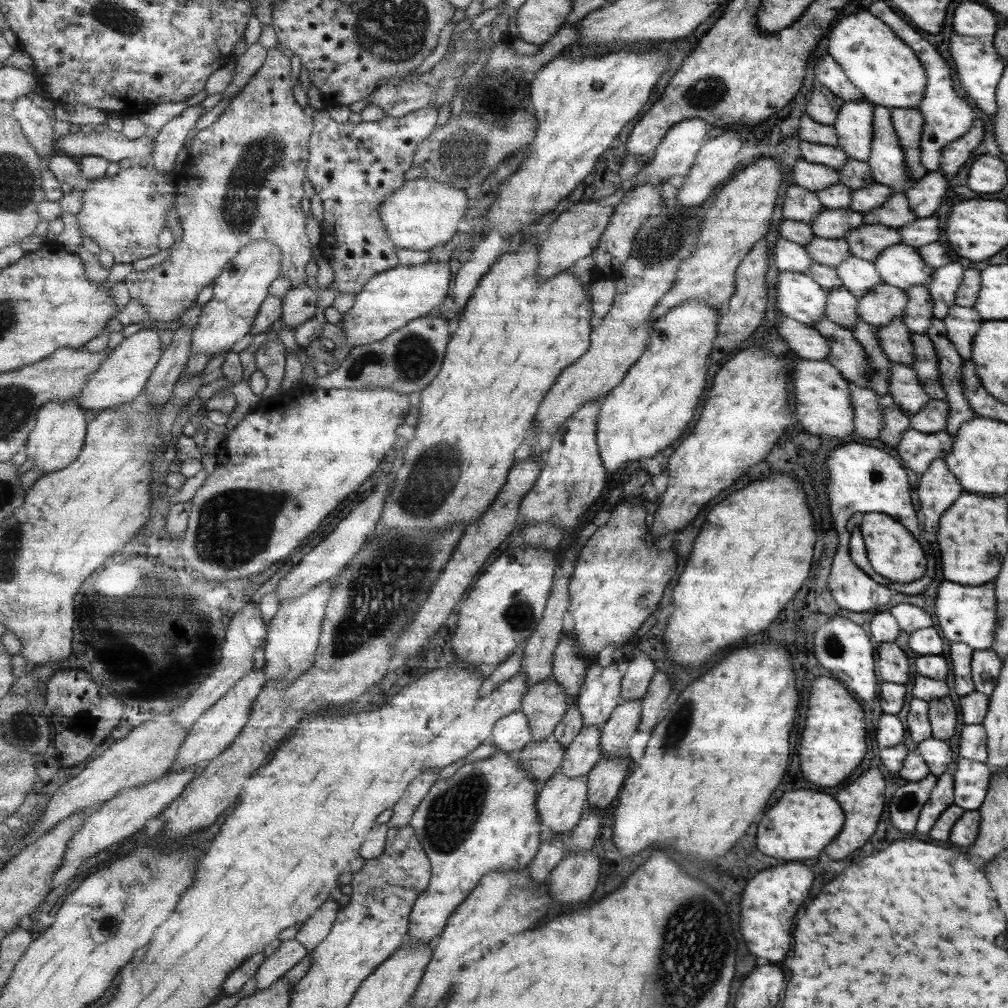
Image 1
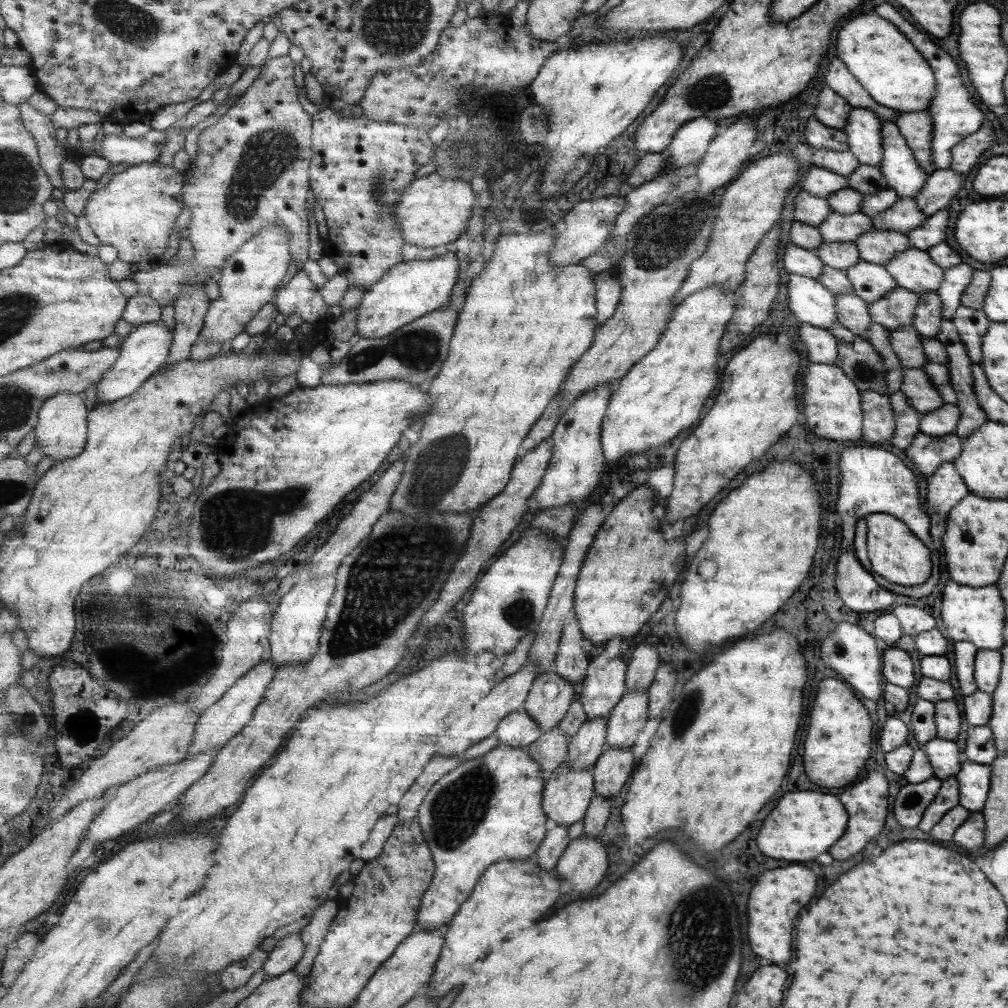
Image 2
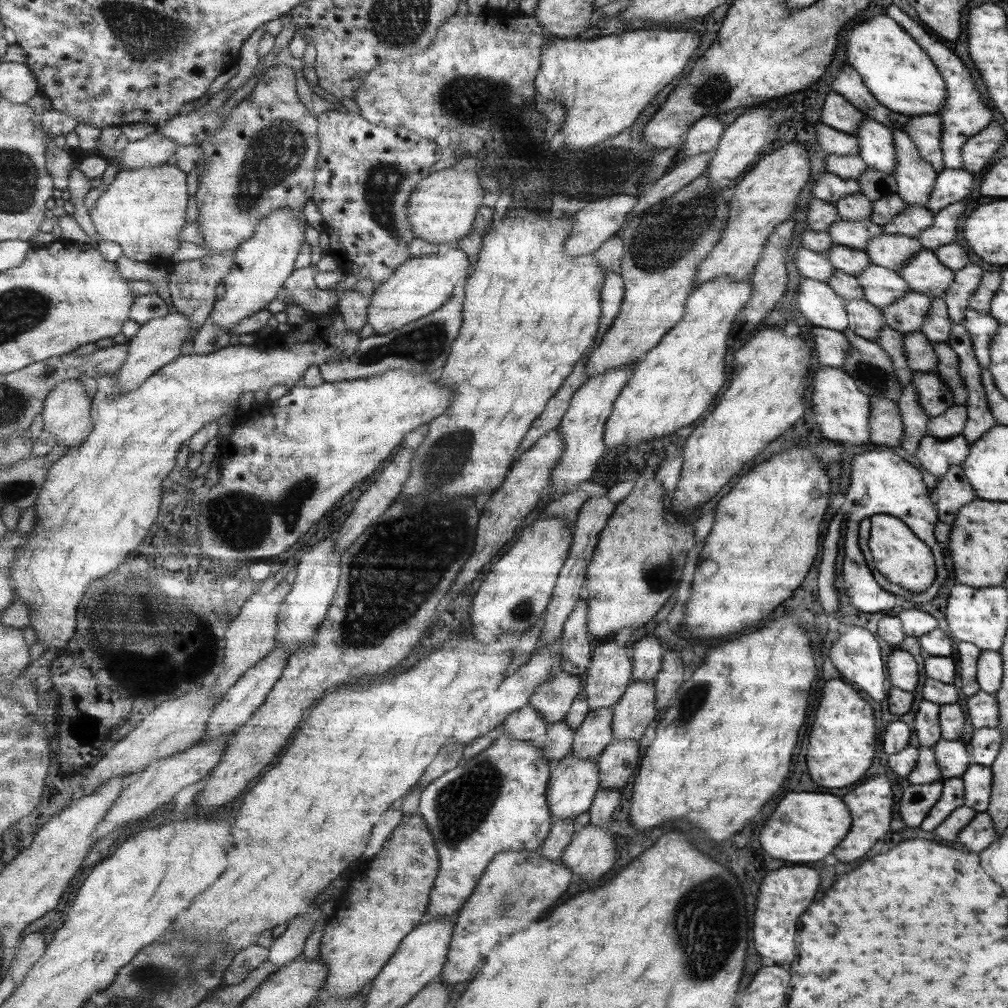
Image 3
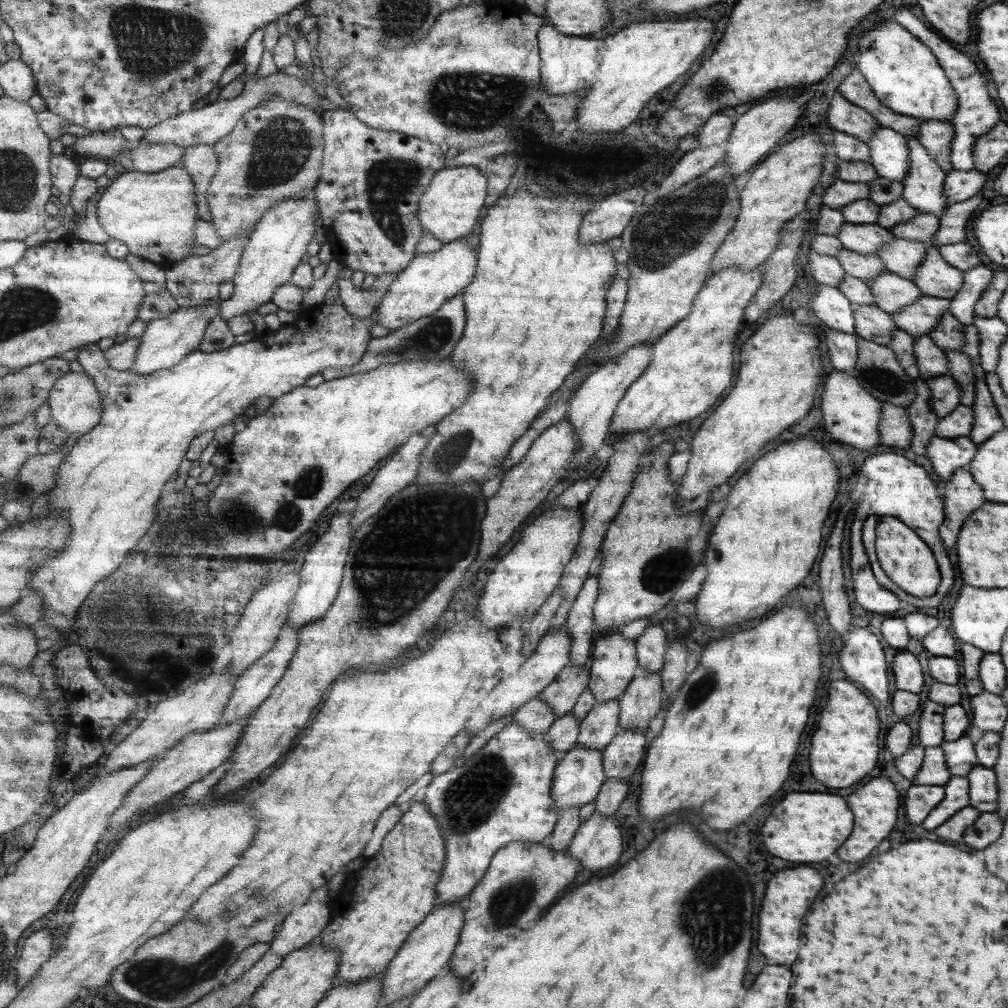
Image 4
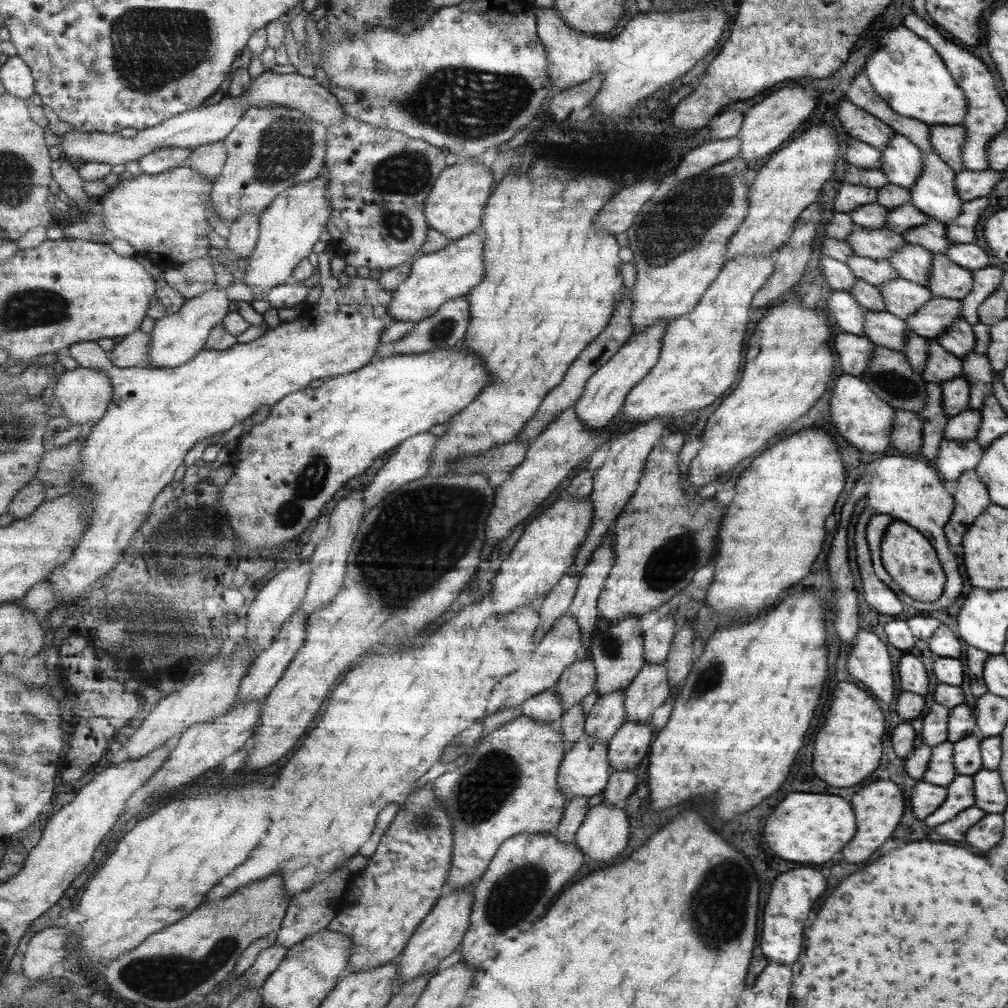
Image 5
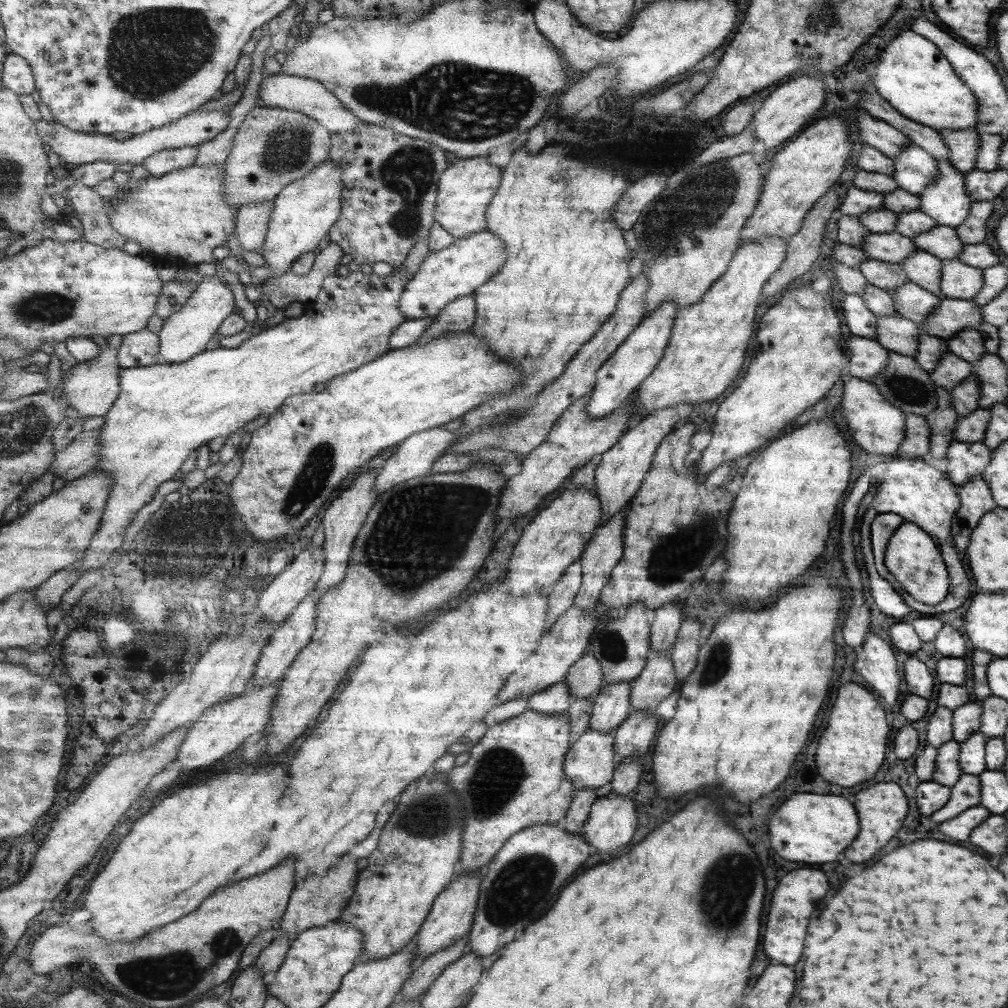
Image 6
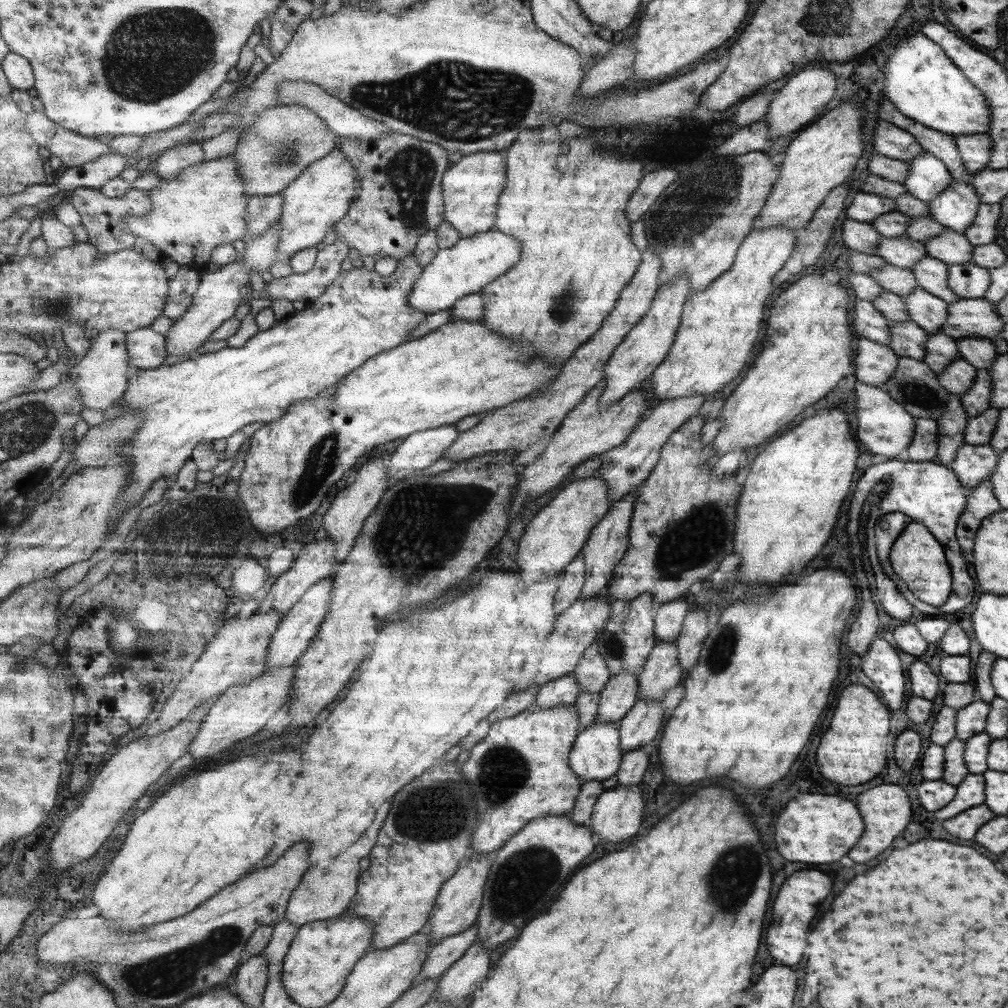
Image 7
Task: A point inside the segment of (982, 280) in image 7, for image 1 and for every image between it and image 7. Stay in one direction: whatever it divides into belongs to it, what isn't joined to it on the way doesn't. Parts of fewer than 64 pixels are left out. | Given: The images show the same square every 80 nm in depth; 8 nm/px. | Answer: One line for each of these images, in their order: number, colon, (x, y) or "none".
1: (899, 265)
2: (913, 270)
3: (924, 273)
4: (935, 277)
5: (947, 279)
6: (958, 280)

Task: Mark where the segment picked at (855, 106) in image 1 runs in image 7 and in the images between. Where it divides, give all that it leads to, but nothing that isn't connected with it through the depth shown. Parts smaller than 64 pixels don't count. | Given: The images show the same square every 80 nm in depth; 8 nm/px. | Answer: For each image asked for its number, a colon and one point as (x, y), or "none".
2: (864, 138)
3: (876, 142)
4: (889, 155)
5: (901, 163)
6: (914, 168)
7: (927, 176)

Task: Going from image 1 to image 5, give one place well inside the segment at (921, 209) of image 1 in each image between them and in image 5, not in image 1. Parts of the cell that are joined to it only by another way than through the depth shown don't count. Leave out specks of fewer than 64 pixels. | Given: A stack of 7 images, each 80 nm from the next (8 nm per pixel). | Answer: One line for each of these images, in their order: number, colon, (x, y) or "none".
2: (941, 185)
3: (952, 185)
4: (958, 185)
5: (969, 184)

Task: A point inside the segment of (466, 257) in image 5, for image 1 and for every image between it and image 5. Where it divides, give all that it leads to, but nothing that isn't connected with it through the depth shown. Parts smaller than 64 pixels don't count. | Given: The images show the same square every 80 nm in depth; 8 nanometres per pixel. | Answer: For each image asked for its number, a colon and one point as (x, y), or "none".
1: (394, 297)
2: (410, 289)
3: (419, 286)
4: (430, 279)

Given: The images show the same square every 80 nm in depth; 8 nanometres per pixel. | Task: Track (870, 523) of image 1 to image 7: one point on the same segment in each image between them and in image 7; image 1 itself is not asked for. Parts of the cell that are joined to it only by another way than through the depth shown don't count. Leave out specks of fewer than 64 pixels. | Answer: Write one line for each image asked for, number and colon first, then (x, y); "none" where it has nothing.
2: (896, 554)
3: (901, 557)
4: (905, 558)
5: (909, 558)
6: (912, 557)
7: (918, 558)

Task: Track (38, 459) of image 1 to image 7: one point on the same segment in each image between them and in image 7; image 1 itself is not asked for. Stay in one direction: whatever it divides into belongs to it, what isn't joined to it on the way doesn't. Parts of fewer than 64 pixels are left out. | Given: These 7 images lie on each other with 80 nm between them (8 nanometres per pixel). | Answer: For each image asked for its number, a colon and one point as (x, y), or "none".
2: (62, 432)
3: (68, 414)
4: (76, 403)
5: (84, 393)
6: (92, 387)
7: (102, 376)

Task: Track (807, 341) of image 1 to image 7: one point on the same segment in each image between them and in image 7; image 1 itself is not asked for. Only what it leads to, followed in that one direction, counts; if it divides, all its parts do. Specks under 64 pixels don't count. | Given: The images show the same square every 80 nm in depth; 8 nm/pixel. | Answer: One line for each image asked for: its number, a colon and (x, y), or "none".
2: (821, 345)
3: (832, 346)
4: (842, 348)
5: (854, 351)
6: (867, 358)
7: (875, 364)

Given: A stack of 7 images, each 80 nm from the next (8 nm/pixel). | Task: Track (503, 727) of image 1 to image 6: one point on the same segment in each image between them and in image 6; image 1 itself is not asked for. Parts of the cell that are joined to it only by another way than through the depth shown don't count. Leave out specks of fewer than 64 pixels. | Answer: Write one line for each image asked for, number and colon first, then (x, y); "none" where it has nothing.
2: (518, 729)
3: (526, 724)
4: (535, 715)
5: (545, 707)
6: (554, 700)

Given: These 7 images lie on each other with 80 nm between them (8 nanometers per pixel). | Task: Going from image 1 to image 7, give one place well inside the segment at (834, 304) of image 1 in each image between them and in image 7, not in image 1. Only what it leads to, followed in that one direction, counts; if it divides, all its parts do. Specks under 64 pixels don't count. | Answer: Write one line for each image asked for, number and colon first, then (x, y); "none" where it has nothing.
2: (852, 312)
3: (866, 320)
4: (872, 324)
5: (883, 329)
6: (899, 335)
7: (908, 339)

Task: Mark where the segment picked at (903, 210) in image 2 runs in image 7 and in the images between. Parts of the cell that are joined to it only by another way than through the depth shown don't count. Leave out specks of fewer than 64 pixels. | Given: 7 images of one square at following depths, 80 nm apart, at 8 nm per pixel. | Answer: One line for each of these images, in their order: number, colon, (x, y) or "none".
3: (914, 218)
4: (921, 227)
5: (932, 235)
6: (941, 241)
7: (950, 247)

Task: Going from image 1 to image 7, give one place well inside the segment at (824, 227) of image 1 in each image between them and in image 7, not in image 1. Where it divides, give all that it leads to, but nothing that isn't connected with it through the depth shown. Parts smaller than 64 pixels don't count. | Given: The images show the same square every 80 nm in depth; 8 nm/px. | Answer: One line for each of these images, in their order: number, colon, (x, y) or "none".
2: (836, 227)
3: (855, 234)
4: (865, 239)
5: (875, 243)
6: (891, 247)
7: (901, 251)

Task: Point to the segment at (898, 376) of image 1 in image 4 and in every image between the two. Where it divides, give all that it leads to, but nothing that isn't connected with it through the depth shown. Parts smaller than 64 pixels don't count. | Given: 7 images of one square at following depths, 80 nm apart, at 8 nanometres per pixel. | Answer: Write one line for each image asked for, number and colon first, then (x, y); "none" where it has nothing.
2: (917, 390)
3: (934, 396)
4: (945, 393)

